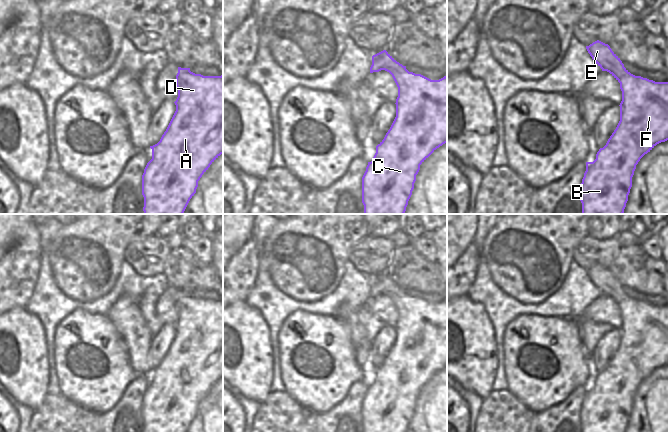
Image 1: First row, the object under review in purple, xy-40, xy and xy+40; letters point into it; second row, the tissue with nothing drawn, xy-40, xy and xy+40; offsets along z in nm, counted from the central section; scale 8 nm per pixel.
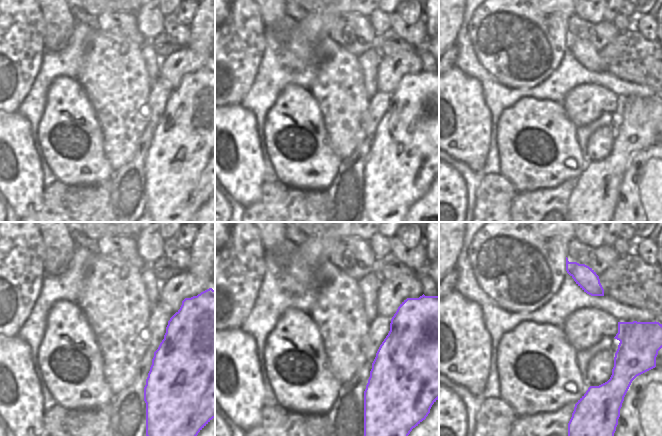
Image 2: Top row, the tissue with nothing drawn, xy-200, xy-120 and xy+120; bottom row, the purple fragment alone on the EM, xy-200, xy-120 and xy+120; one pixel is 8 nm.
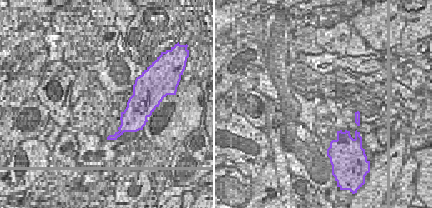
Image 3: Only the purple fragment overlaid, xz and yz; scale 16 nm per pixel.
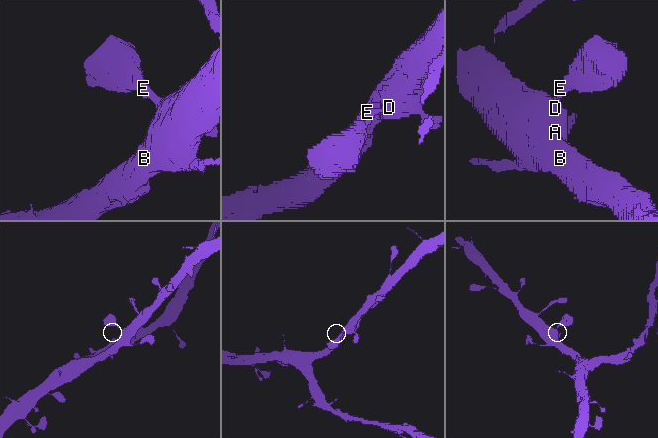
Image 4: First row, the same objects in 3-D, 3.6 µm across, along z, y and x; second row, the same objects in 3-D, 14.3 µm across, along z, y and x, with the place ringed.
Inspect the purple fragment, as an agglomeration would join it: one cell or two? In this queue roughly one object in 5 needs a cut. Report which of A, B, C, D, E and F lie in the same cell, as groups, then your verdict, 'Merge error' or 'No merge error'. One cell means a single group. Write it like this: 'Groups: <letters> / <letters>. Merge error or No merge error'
Groups: A B C D E F. No merge error.

